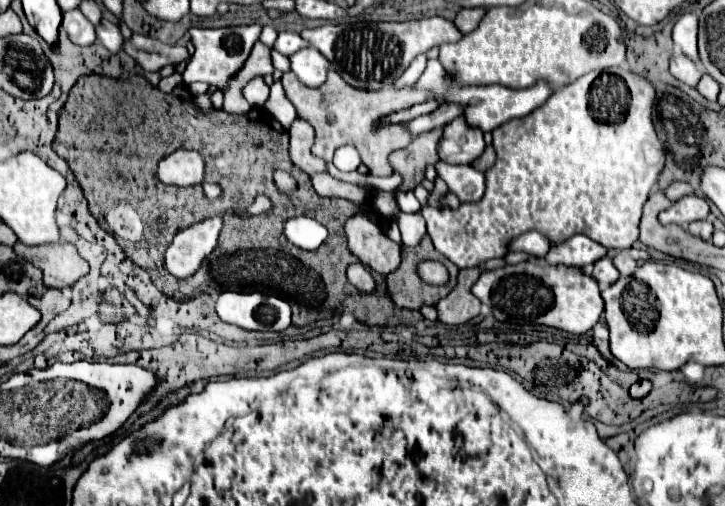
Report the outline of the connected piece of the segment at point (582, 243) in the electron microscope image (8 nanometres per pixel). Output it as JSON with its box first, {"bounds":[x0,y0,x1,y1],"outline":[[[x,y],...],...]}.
{"bounds":[544,235,608,275],"outline":[[[574,235],[568,241],[552,247],[548,255],[544,257],[546,263],[550,265],[576,265],[580,267],[583,273],[591,275],[594,261],[602,259],[608,255],[606,247],[600,247],[596,241],[592,241],[586,235]]]}

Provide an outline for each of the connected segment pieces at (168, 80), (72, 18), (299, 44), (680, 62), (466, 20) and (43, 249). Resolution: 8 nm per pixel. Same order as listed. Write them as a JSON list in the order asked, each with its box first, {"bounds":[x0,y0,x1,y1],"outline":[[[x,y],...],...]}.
[{"bounds":[158,73,182,93],"outline":[[[174,73],[174,75],[170,75],[170,77],[162,77],[160,83],[158,83],[158,89],[160,89],[162,93],[170,93],[180,81],[182,81],[182,75],[180,75],[180,73]]]},{"bounds":[62,9,96,45],"outline":[[[78,9],[64,11],[62,15],[64,15],[62,27],[66,29],[72,43],[76,43],[76,45],[92,45],[96,41],[94,25]]]},{"bounds":[274,31,308,57],"outline":[[[282,31],[274,43],[274,49],[286,57],[290,57],[292,53],[296,53],[304,47],[308,47],[308,43],[300,37],[300,33],[294,33],[294,31]]]},{"bounds":[670,53,702,87],"outline":[[[674,53],[670,57],[670,73],[690,87],[696,87],[696,83],[702,77],[702,71],[698,69],[698,65],[688,61],[688,57],[684,57],[684,53]]]},{"bounds":[454,7,486,33],"outline":[[[474,7],[474,9],[462,9],[454,23],[456,27],[462,31],[462,33],[468,33],[468,31],[474,31],[478,27],[478,23],[482,21],[482,17],[486,15],[486,9],[484,7]]]},{"bounds":[14,243,88,287],"outline":[[[22,243],[14,245],[14,251],[42,269],[46,287],[64,287],[72,285],[88,273],[88,263],[78,255],[78,249],[72,243],[50,243],[28,247]]]}]

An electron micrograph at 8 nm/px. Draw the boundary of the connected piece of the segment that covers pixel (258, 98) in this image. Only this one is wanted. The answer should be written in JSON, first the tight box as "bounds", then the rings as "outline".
{"bounds":[244,77,270,107],"outline":[[[256,77],[248,81],[248,85],[244,85],[244,99],[254,107],[264,105],[264,101],[268,99],[268,93],[270,93],[270,87],[264,83],[262,77]]]}

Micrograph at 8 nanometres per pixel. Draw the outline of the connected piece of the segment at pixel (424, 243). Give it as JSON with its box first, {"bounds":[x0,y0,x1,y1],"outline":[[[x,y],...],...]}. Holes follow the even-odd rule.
{"bounds":[386,235,458,309],"outline":[[[426,235],[420,241],[418,247],[404,247],[402,249],[402,263],[400,263],[400,267],[396,271],[392,271],[386,277],[386,285],[388,285],[388,293],[390,293],[392,301],[398,307],[404,307],[404,309],[420,309],[420,305],[424,305],[424,303],[426,305],[436,305],[440,299],[444,299],[452,291],[452,287],[456,283],[456,275],[458,275],[458,267],[452,261],[448,261],[442,253],[436,253],[436,249],[432,245],[432,239]],[[422,261],[438,261],[438,263],[442,263],[448,269],[448,273],[450,273],[450,281],[446,285],[428,285],[428,283],[424,283],[420,279],[420,275],[418,275],[418,265]]]}

